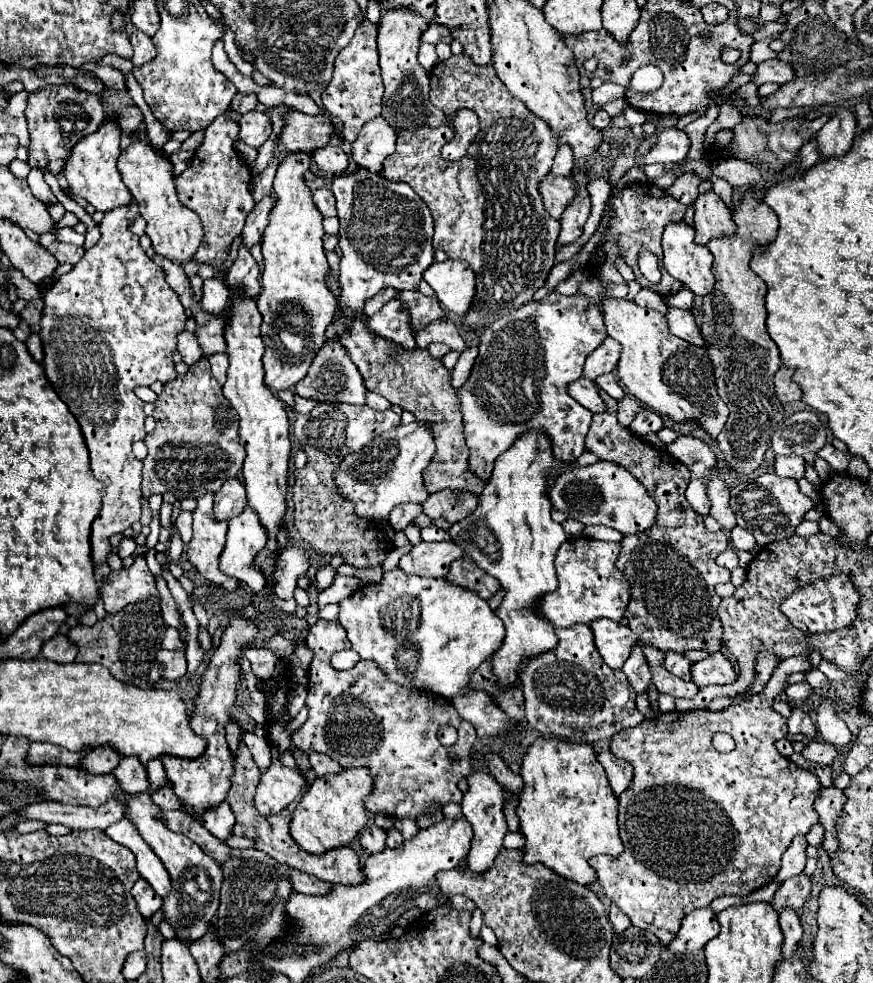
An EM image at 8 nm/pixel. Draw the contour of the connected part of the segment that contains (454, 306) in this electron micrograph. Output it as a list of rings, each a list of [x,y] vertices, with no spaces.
[[[461,260],[435,262],[423,272],[425,282],[435,290],[447,312],[465,316],[475,296],[475,272]]]

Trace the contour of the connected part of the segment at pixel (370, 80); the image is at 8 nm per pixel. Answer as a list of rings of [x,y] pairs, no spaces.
[[[363,20],[355,30],[351,42],[339,52],[335,58],[335,74],[329,86],[323,90],[323,106],[331,114],[339,116],[345,124],[343,138],[353,142],[363,128],[365,122],[377,118],[381,114],[381,98],[383,98],[383,82],[379,76],[377,64],[377,26],[369,20]]]

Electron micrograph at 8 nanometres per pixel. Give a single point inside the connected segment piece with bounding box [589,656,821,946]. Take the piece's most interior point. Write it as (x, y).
(697, 824)

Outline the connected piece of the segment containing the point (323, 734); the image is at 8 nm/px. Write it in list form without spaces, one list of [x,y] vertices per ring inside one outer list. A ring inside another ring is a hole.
[[[319,620],[309,630],[307,646],[315,652],[315,658],[309,666],[309,718],[291,736],[297,748],[307,752],[323,752],[343,768],[367,768],[373,778],[373,792],[365,800],[365,808],[369,812],[385,812],[391,818],[417,818],[419,814],[425,814],[429,810],[433,814],[433,822],[441,822],[441,806],[447,802],[461,802],[463,798],[457,782],[471,774],[471,748],[477,740],[475,728],[455,712],[453,704],[447,698],[431,696],[431,692],[411,692],[409,688],[387,680],[381,668],[377,664],[371,664],[371,660],[359,660],[355,668],[347,672],[333,670],[331,656],[351,646],[345,630],[337,622]],[[445,724],[453,726],[459,734],[459,740],[453,748],[441,746],[437,740],[437,730]],[[451,754],[457,754],[459,762],[453,762]]]

